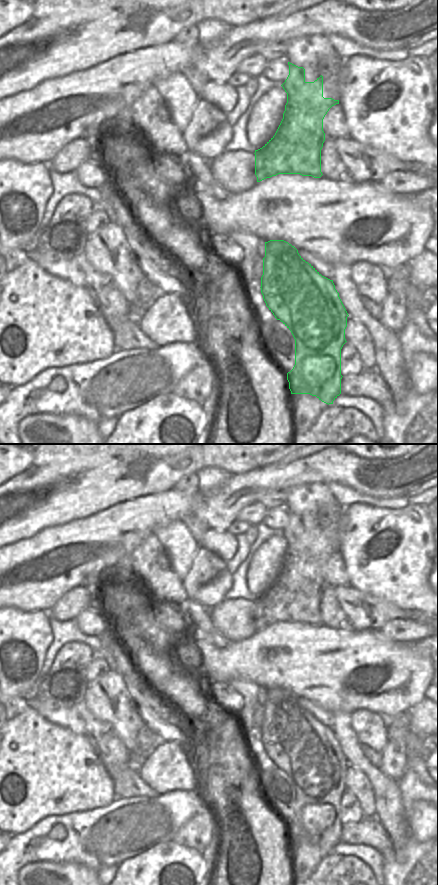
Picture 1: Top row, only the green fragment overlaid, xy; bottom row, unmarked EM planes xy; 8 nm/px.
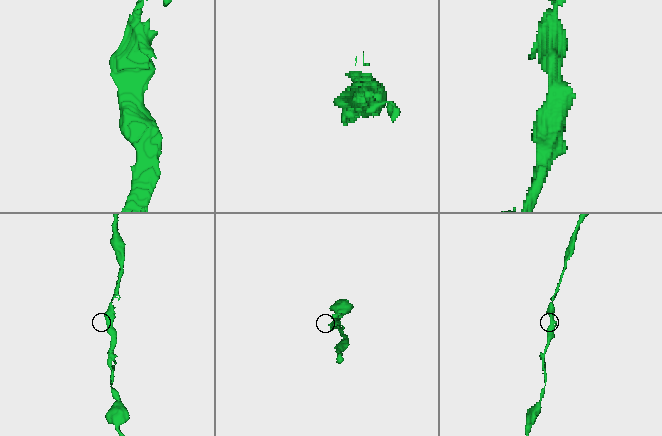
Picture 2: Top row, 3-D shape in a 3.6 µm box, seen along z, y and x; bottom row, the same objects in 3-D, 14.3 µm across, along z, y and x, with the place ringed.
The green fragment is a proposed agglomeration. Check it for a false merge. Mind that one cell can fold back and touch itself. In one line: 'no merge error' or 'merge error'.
merge error

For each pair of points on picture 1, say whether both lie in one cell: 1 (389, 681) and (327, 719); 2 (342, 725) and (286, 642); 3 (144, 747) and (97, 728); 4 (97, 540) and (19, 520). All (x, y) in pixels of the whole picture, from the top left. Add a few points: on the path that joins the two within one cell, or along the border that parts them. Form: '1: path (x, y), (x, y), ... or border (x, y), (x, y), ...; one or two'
1: border (312, 701), (332, 714); two
2: border (350, 711), (338, 711), (333, 714); two
3: border (128, 752), (130, 766); two
4: border (71, 521), (46, 527), (27, 537); two

